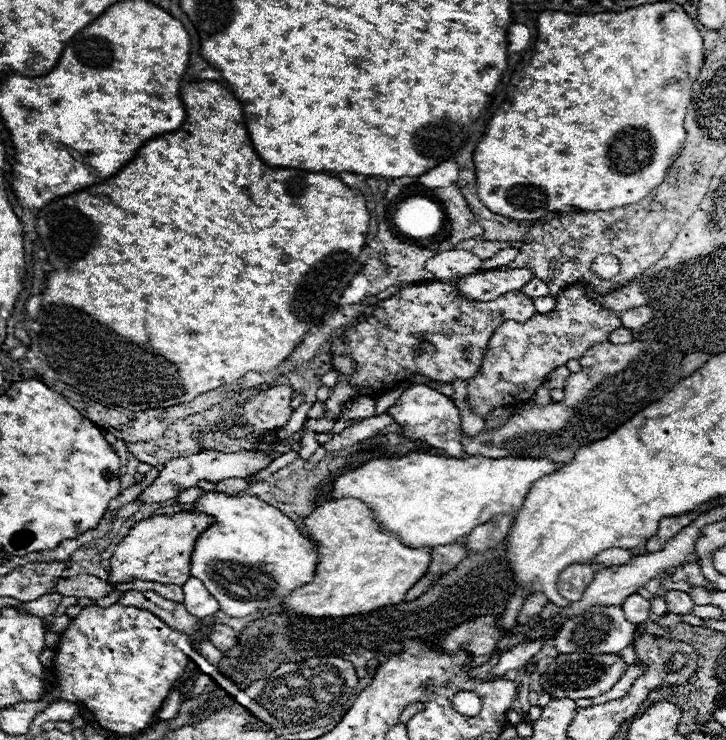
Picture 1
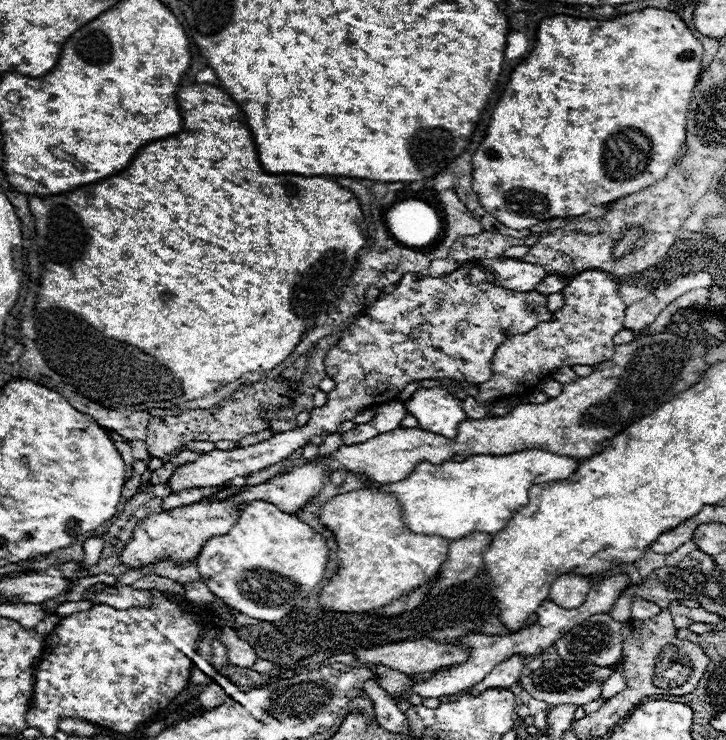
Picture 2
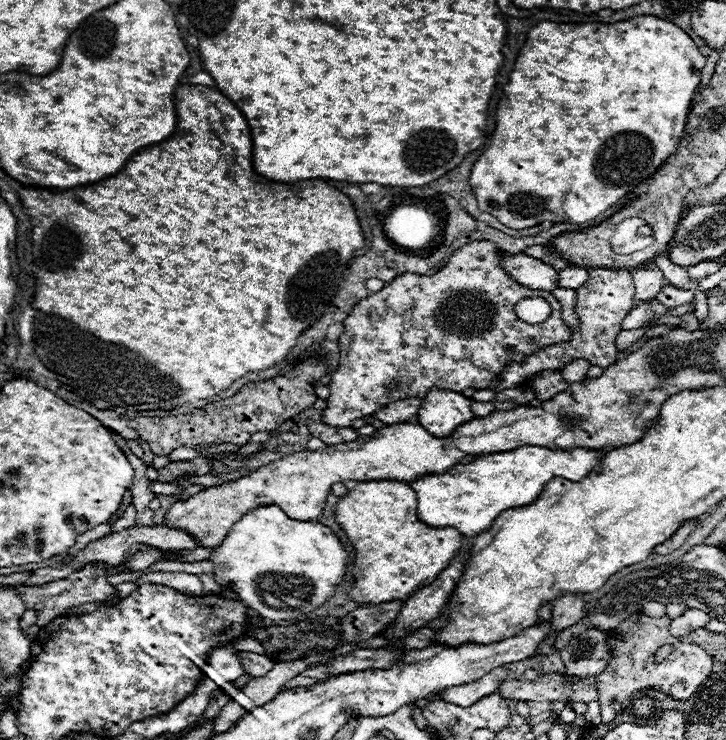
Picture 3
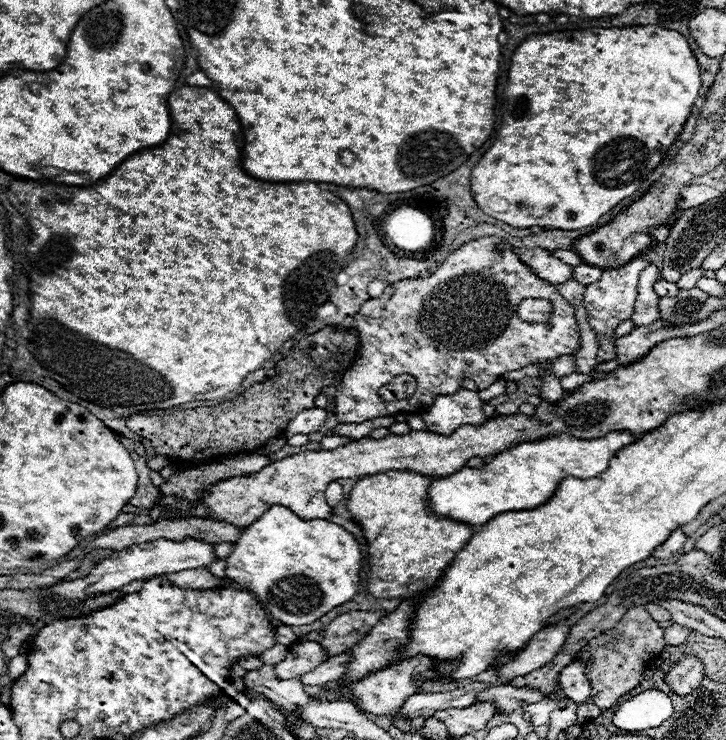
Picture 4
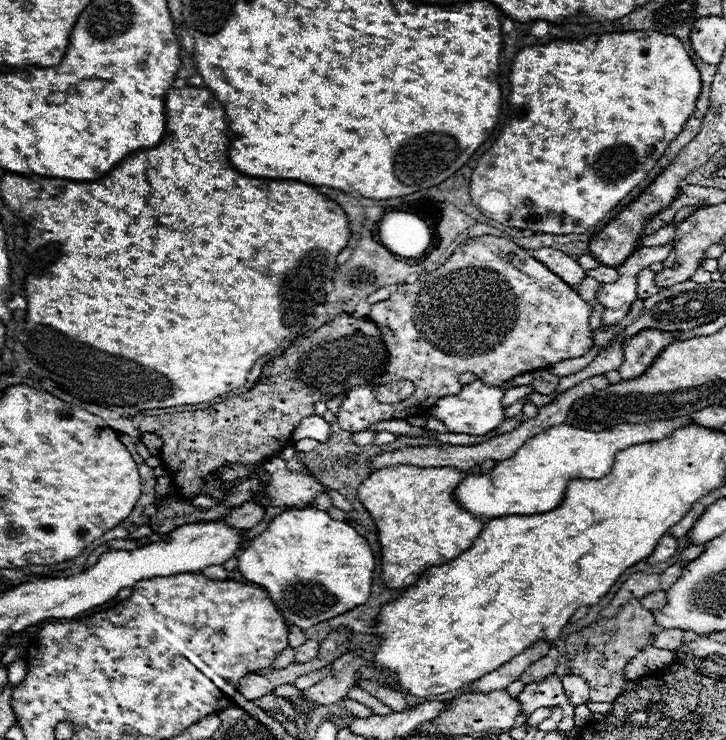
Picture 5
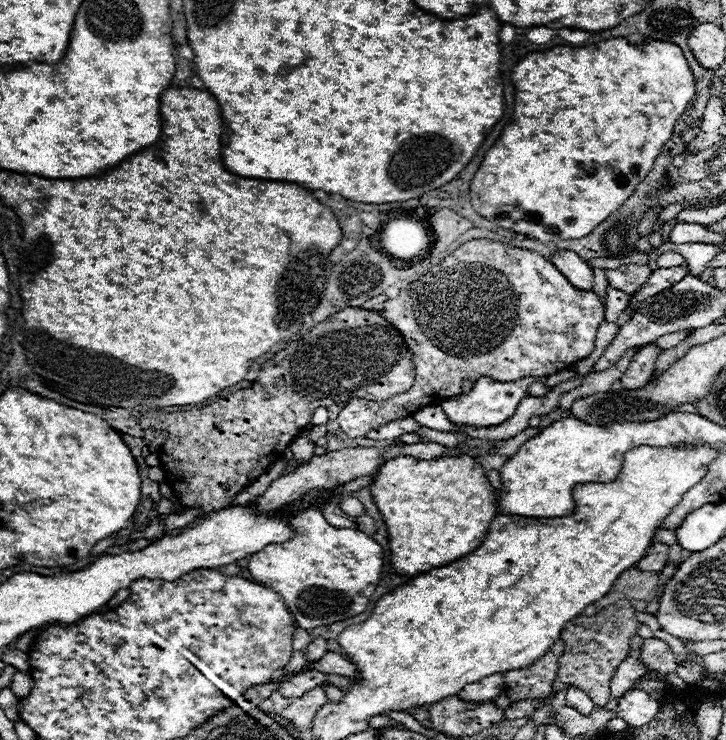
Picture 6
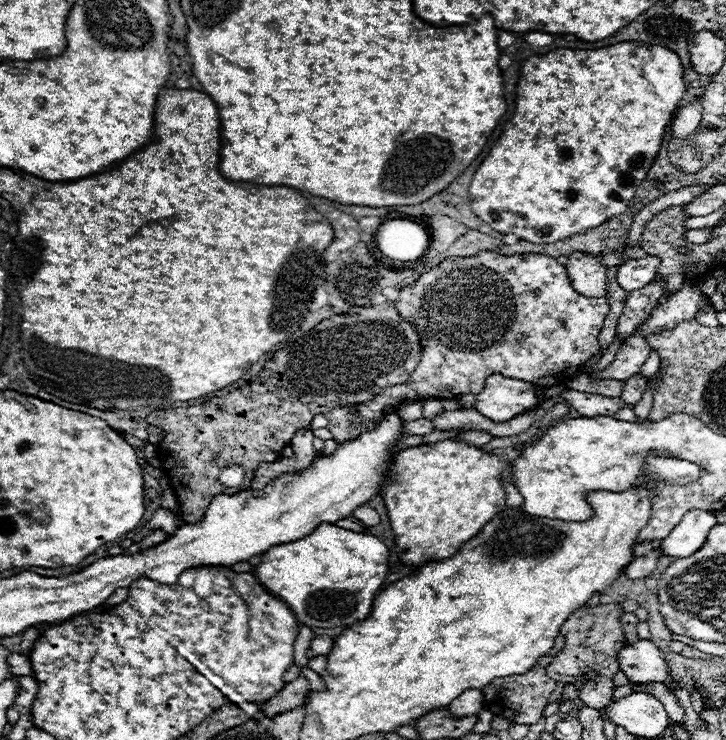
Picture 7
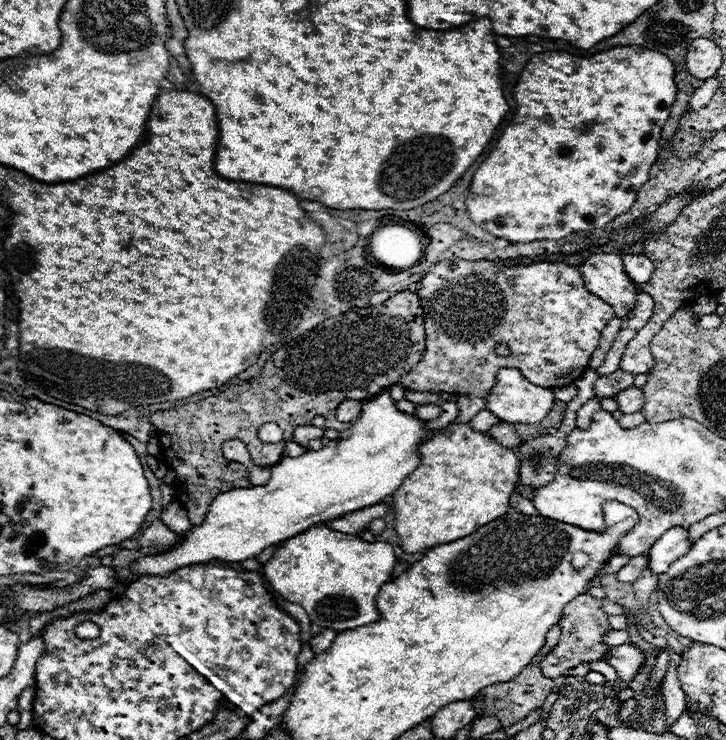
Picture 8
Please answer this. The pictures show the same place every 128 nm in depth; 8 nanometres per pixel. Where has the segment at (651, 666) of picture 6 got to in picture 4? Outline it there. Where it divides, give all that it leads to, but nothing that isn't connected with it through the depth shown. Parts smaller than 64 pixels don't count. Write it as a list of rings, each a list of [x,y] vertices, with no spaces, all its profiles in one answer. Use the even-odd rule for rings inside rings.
[[[672,624],[670,628],[664,630],[664,640],[670,646],[678,646],[678,644],[684,644],[686,642],[688,634],[690,634],[690,628],[684,628],[680,624]]]

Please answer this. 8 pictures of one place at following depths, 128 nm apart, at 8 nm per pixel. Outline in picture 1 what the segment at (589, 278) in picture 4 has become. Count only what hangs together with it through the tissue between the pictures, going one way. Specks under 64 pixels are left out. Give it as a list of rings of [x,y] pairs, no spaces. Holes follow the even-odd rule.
[[[532,278],[524,288],[522,288],[522,294],[530,296],[530,298],[540,298],[540,296],[548,296],[548,284],[544,280],[538,280],[538,278]]]

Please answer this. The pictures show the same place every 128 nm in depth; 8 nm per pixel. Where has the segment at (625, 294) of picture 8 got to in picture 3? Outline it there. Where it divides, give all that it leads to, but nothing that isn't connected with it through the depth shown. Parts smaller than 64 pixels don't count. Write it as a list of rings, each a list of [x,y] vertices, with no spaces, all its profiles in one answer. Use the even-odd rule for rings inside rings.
[[[528,254],[506,256],[502,264],[504,264],[504,270],[516,282],[532,290],[554,290],[558,286],[558,270]]]

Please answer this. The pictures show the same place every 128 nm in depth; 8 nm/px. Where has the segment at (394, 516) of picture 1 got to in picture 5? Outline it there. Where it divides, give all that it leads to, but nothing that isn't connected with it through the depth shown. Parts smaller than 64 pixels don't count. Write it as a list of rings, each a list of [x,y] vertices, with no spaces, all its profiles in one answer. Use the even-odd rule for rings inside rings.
[[[688,416],[678,420],[657,420],[640,424],[620,424],[618,428],[606,432],[590,432],[574,428],[570,424],[556,424],[546,432],[526,440],[522,448],[510,458],[496,464],[488,474],[468,474],[462,484],[458,484],[454,496],[462,508],[478,518],[500,518],[508,514],[542,514],[554,510],[562,504],[566,486],[576,478],[604,478],[614,466],[614,456],[634,444],[656,442],[668,438],[676,428],[692,424]]]

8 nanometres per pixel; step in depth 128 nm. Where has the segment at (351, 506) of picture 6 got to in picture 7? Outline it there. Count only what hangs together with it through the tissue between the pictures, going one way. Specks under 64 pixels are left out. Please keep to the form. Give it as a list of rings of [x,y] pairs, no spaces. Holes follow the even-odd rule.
[[[360,506],[360,508],[356,508],[356,510],[352,512],[352,516],[358,518],[360,522],[364,522],[366,526],[376,526],[376,524],[380,524],[380,516],[378,516],[378,512],[372,510],[372,508],[368,508],[368,506]]]

